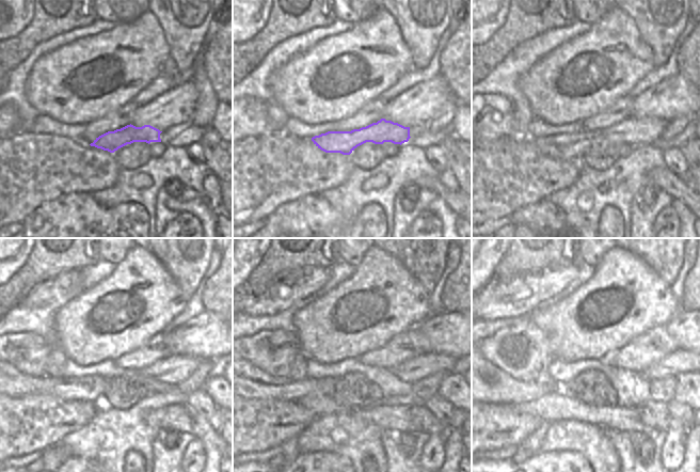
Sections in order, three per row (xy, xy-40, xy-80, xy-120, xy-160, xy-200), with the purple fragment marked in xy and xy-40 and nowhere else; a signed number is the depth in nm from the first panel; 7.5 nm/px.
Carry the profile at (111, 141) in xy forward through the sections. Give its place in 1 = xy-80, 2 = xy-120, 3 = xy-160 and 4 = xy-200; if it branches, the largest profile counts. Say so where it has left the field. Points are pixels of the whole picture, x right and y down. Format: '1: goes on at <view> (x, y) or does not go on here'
1: goes on at xy-80 (646, 130)
2: goes on at xy-120 (91, 388)
3: goes on at xy-160 (254, 383)
4: goes on at xy-200 (493, 384)

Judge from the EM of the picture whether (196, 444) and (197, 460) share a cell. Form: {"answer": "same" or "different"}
{"answer": "same"}

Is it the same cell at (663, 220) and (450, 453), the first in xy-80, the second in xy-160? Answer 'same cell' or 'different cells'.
different cells

